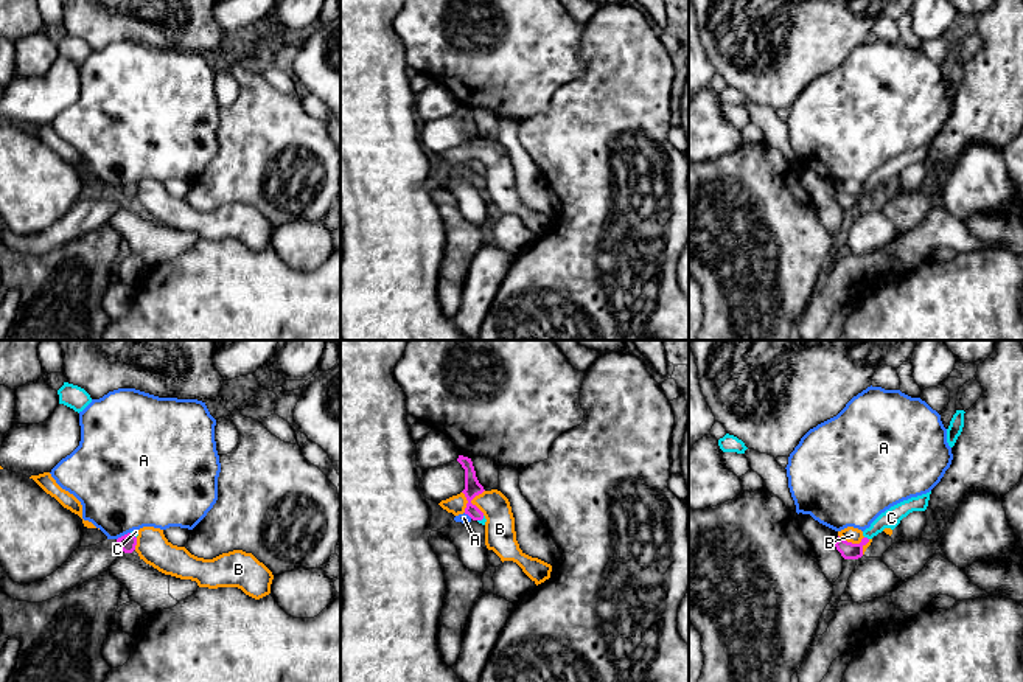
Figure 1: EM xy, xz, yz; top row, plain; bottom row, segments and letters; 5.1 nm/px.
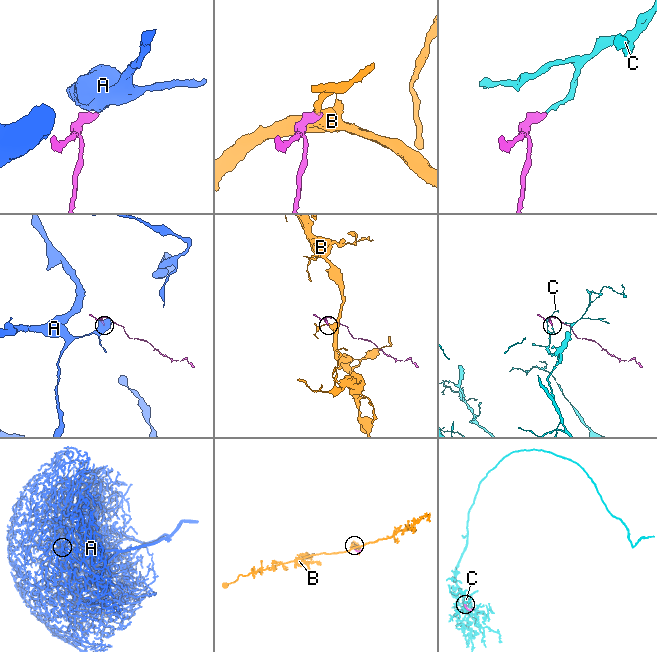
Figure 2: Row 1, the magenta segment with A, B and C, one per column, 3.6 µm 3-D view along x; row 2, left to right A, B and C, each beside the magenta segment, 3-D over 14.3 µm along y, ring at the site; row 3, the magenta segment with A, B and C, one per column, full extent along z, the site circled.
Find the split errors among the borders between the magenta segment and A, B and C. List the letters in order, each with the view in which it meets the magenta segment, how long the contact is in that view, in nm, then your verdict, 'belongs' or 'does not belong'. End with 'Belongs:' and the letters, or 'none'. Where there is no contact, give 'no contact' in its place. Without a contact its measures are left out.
A: xy | 80 nm | does not belong
B: xz | 170 nm | does not belong
C: yz | 30 nm | belongs
Belongs: C

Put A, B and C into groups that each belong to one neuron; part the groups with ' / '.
A / B / C

